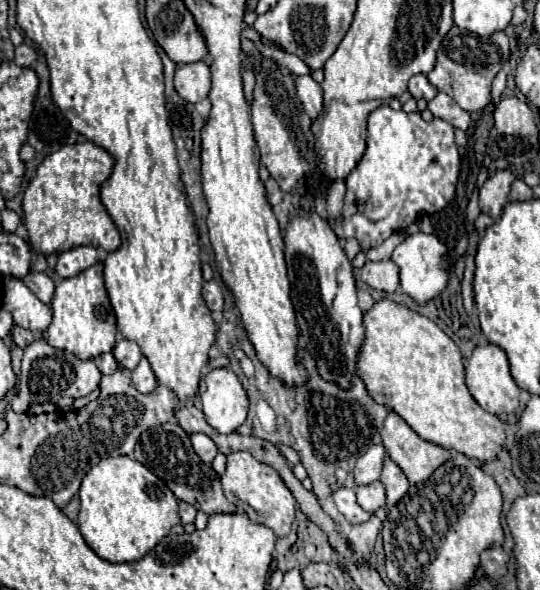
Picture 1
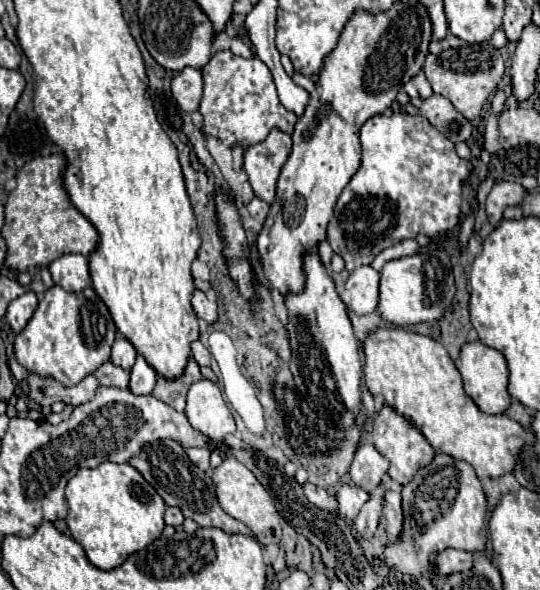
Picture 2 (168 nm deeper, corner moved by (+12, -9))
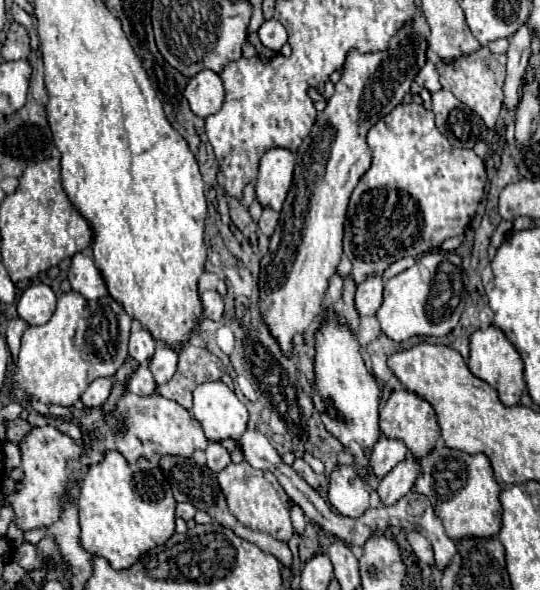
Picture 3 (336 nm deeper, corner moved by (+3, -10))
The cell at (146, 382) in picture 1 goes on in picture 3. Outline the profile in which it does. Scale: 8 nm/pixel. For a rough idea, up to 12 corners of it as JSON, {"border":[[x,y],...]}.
{"border":[[157,346],[149,370],[157,386],[177,370],[177,350]]}

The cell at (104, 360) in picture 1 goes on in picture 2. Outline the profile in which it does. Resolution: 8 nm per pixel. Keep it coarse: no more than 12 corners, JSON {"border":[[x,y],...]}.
{"border":[[104,363],[96,373],[100,385],[126,389],[130,371]]}

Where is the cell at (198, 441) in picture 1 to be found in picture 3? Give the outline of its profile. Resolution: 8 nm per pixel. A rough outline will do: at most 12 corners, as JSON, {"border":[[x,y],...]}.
{"border":[[217,442],[207,446],[207,466],[213,472],[231,462],[229,452]]}

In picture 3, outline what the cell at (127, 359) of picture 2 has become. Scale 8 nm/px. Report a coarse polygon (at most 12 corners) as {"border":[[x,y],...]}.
{"border":[[147,330],[133,332],[129,356],[145,362],[155,352],[155,340]]}

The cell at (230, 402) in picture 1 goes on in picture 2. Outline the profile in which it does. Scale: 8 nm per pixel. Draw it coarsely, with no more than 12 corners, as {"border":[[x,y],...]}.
{"border":[[216,383],[188,389],[186,417],[210,439],[236,431]]}

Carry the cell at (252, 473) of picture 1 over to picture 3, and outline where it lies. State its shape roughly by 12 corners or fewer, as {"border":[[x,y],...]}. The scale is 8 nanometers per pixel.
{"border":[[247,462],[217,472],[231,514],[289,542],[289,496]]}

